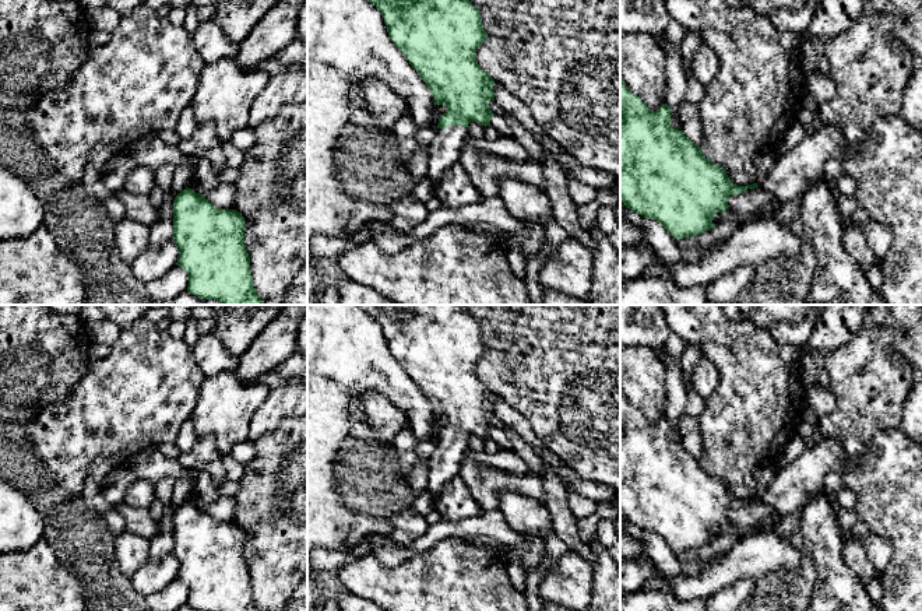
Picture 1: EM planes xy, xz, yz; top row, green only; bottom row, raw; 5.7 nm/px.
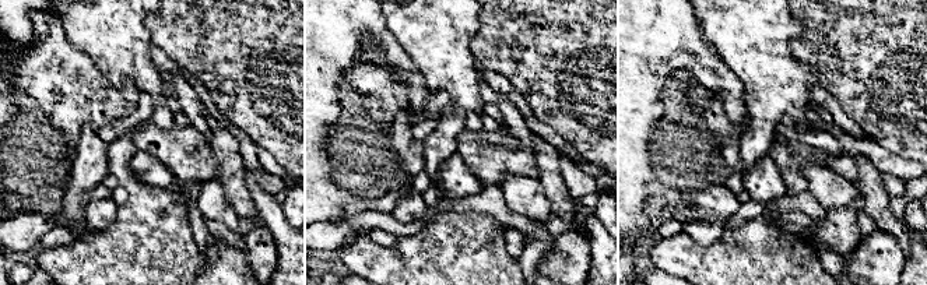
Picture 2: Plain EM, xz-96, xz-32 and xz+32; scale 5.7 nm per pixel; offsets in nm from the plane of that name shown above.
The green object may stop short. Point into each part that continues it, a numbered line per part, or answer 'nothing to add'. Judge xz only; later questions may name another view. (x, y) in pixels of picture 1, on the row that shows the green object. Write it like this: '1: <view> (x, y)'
1: xz (444, 150)

